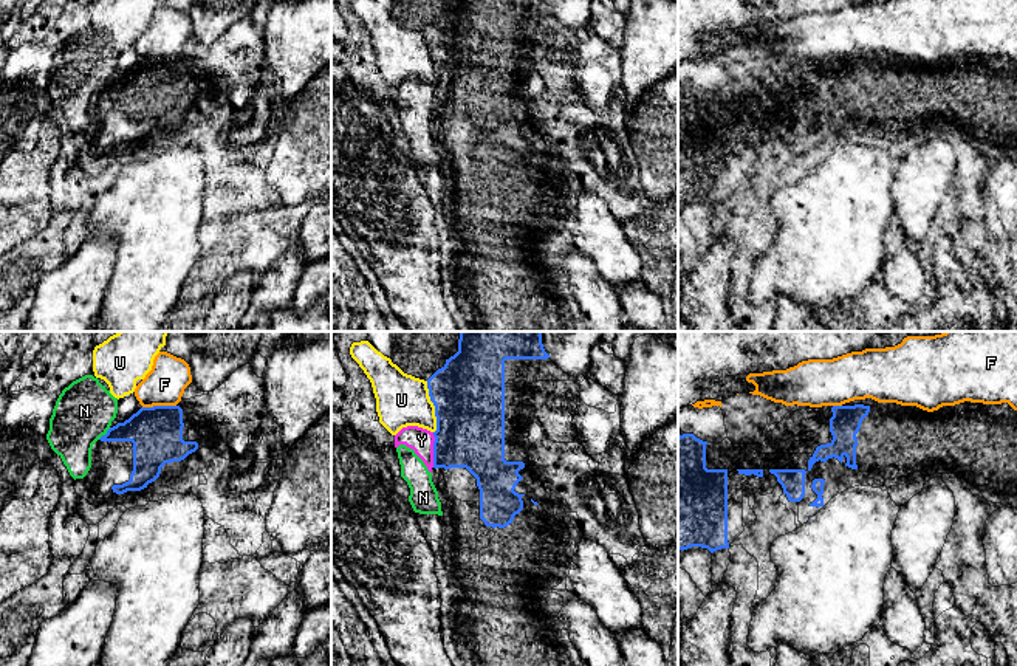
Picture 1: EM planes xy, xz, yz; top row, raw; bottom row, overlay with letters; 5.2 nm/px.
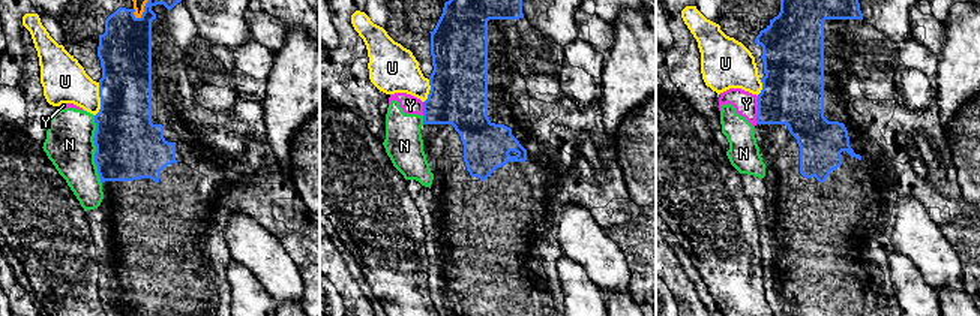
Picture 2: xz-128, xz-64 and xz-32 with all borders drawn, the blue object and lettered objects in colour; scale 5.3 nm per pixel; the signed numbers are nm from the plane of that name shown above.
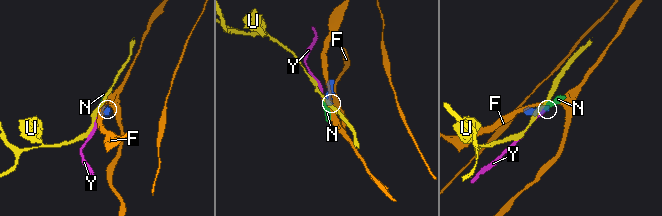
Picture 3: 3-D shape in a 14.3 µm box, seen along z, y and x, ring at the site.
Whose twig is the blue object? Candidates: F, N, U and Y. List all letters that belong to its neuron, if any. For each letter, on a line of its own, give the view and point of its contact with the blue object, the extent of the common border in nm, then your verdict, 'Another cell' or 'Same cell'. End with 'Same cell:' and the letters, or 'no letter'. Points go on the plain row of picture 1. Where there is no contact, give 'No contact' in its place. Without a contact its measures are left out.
F: Touches blue at xy (158, 59). Shared border 180 nm. Another cell
N: Touches blue at xy (106, 87). Shared border 90 nm. Another cell
U: Touches blue at xz (435, 61). Shared border 280 nm. Another cell
Y: Touches blue at xz (434, 102). Shared border 180 nm. Another cell
Same cell: no letter

